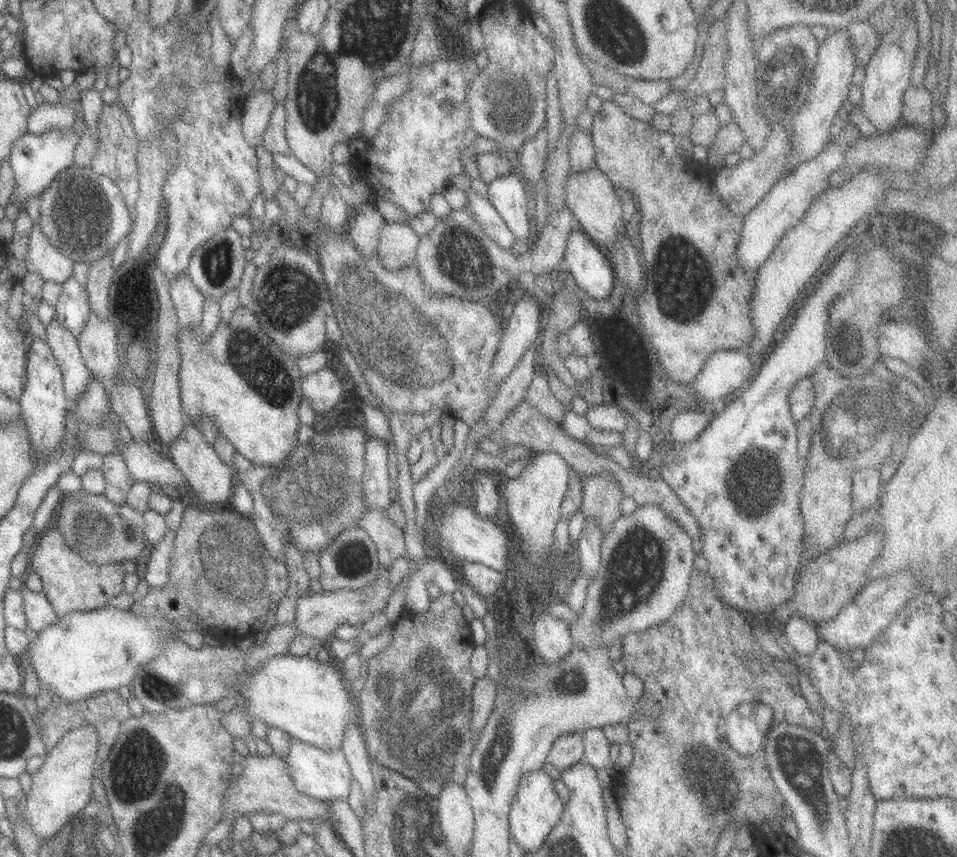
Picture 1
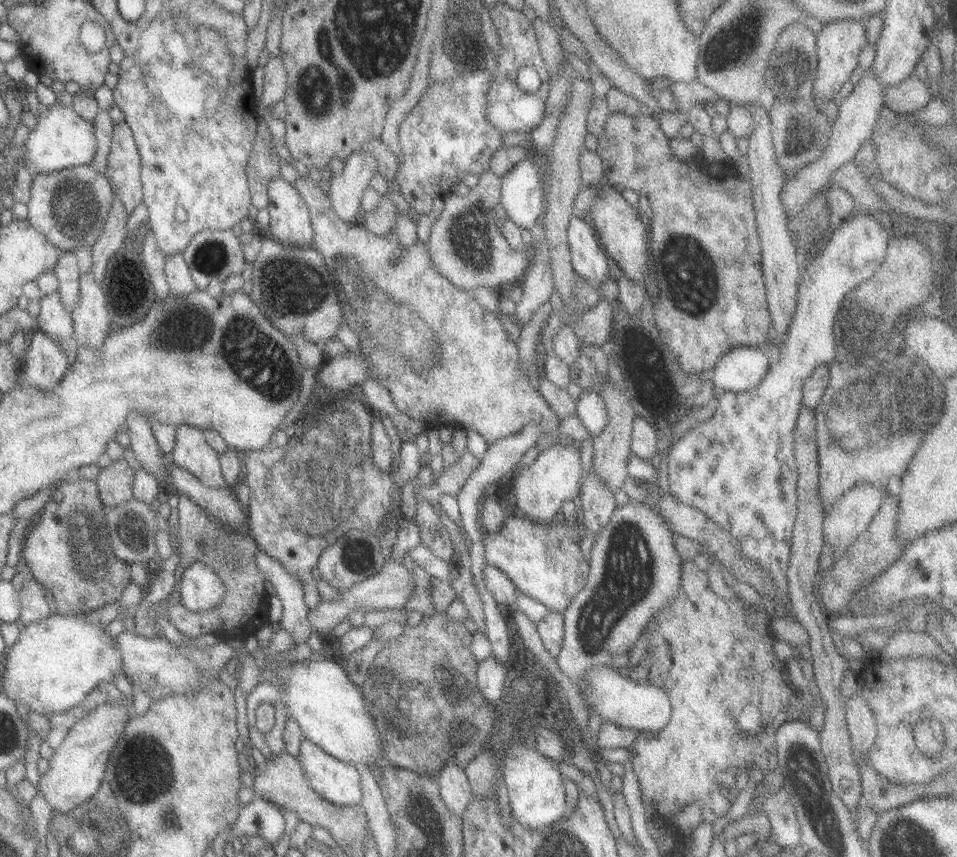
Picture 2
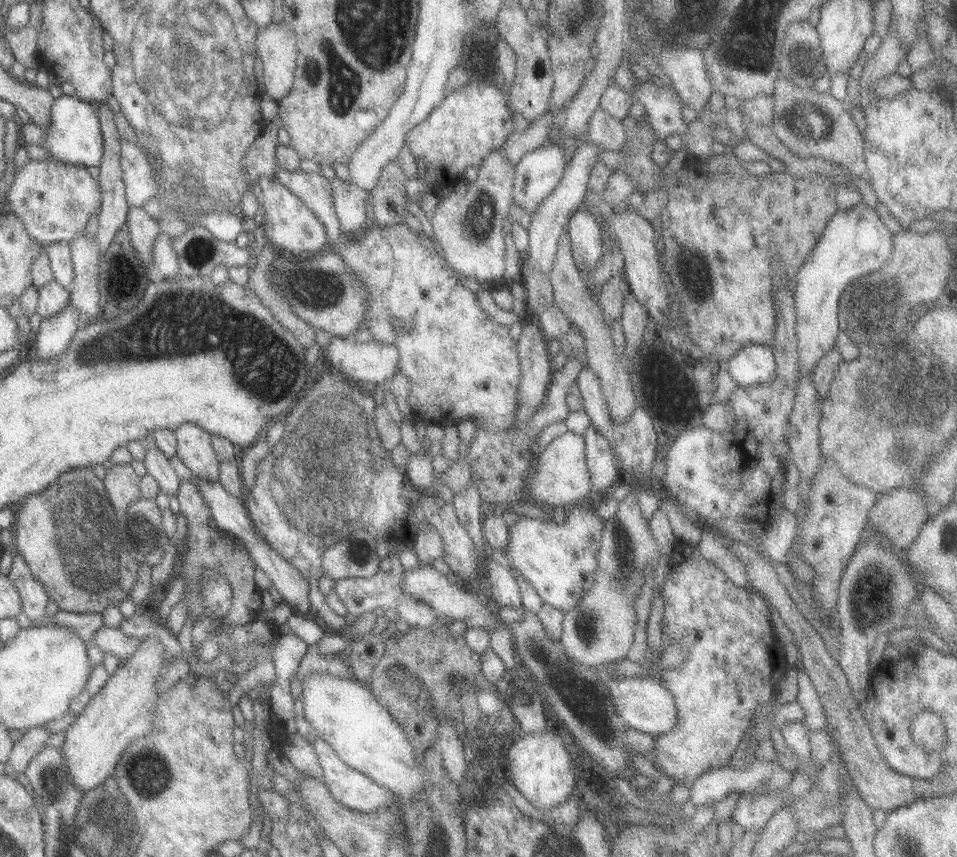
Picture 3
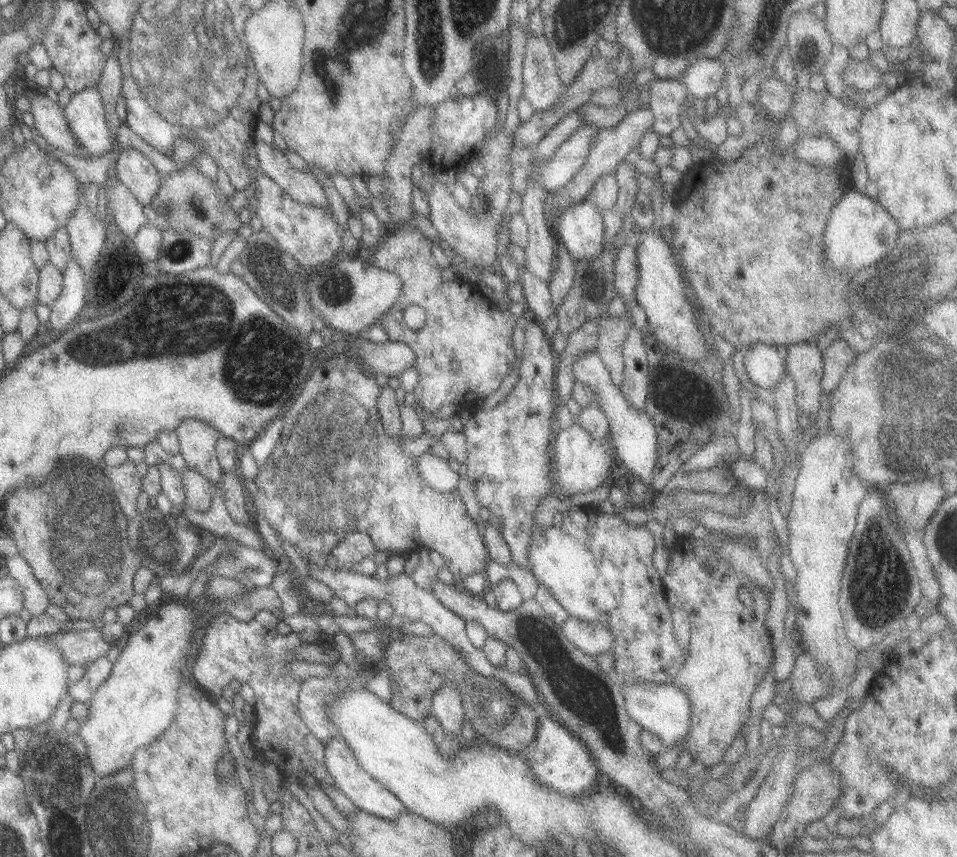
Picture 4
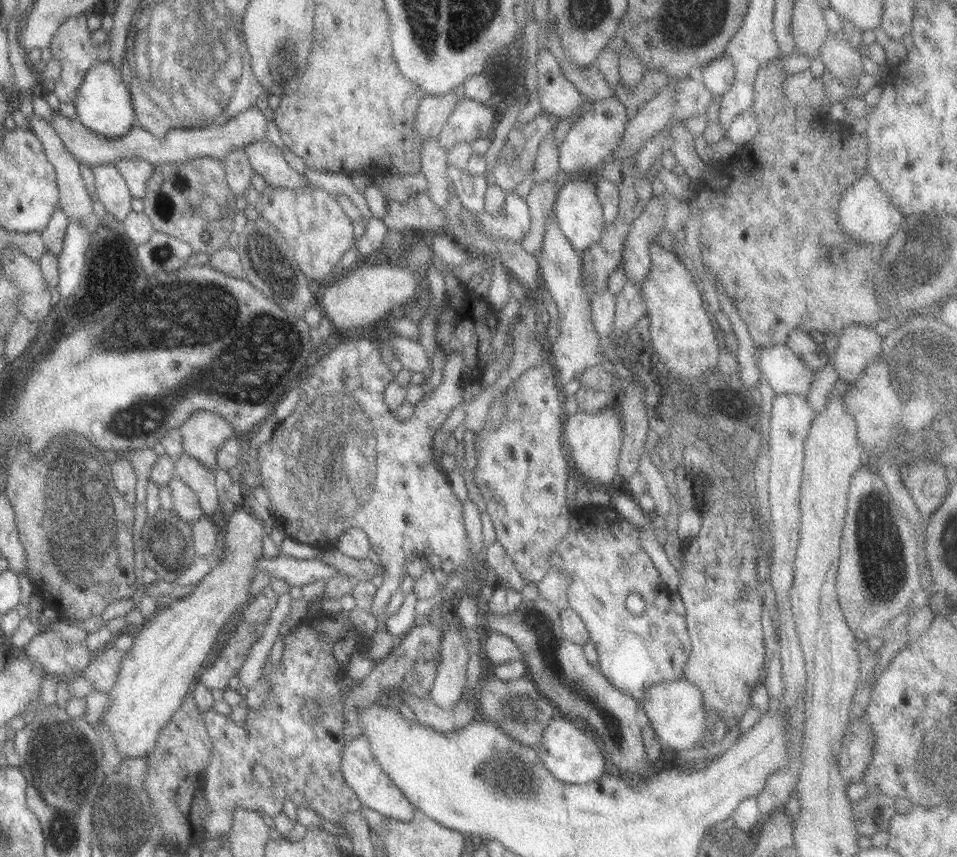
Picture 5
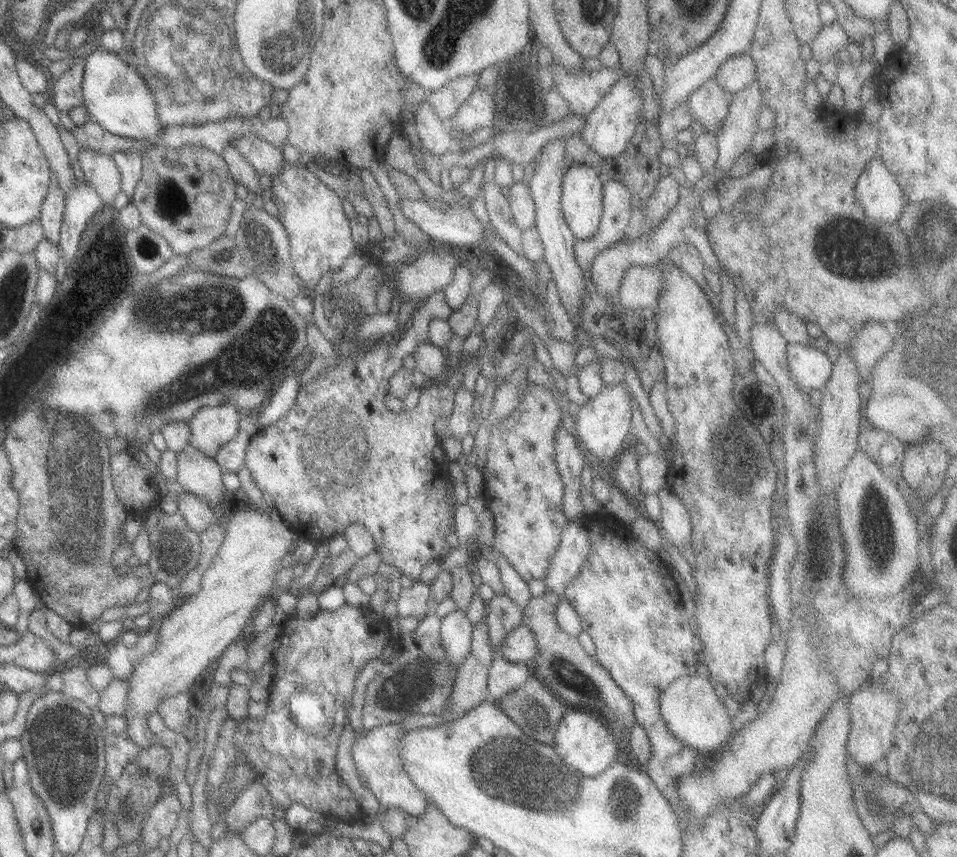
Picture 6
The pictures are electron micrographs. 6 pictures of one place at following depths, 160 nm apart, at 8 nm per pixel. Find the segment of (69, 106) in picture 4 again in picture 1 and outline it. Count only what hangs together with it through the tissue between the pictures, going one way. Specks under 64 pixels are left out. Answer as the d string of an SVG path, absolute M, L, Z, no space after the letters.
M68 126L68 128L56 127L37 135L25 133L13 141L6 159L9 167L11 167L11 177L13 177L13 183L15 183L11 202L19 211L24 212L24 204L26 204L28 198L43 193L43 190L51 185L59 172L73 164L73 149L77 142L78 139L73 135L71 126Z

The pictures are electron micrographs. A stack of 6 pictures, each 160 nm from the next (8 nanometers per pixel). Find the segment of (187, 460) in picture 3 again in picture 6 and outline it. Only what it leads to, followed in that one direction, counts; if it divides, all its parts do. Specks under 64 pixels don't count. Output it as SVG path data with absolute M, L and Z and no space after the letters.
M229 403L202 406L188 420L188 444L207 458L213 458L219 447L238 431L239 412Z

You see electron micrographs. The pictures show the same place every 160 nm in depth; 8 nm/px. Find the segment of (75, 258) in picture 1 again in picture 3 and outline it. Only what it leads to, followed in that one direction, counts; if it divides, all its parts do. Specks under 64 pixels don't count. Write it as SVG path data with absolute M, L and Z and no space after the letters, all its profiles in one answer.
M49 158L28 159L23 167L13 168L13 180L6 193L9 212L23 223L31 240L42 247L73 240L84 230L87 220L100 211L98 182L91 178L88 168Z

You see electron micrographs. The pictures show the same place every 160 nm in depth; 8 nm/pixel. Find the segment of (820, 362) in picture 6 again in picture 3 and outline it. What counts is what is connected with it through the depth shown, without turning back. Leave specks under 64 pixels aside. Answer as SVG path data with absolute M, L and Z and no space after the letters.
M743 345L726 361L730 378L737 386L755 386L774 376L774 356L767 345Z

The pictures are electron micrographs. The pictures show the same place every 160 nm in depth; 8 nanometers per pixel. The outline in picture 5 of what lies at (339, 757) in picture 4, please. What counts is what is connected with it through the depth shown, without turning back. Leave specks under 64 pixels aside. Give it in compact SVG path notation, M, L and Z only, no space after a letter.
M362 734L345 739L340 754L340 771L345 784L355 794L360 805L371 809L381 817L407 822L415 812L415 808L401 795L397 786L393 786L374 763L367 739Z

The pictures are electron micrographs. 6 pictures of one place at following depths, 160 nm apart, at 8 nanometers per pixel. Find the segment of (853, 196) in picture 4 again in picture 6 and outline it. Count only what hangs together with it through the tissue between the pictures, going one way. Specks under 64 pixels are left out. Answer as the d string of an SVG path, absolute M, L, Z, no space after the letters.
M879 158L866 162L863 172L859 174L859 186L855 182L853 194L867 218L887 224L893 224L899 218L903 206L901 190L895 178L891 178L889 172L883 168Z

